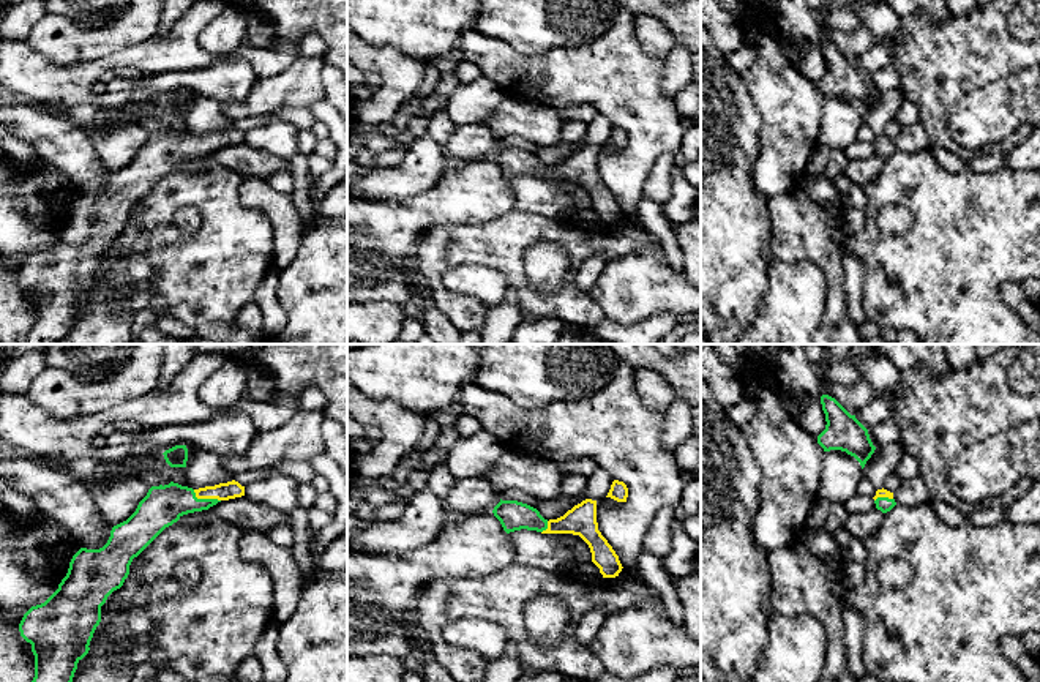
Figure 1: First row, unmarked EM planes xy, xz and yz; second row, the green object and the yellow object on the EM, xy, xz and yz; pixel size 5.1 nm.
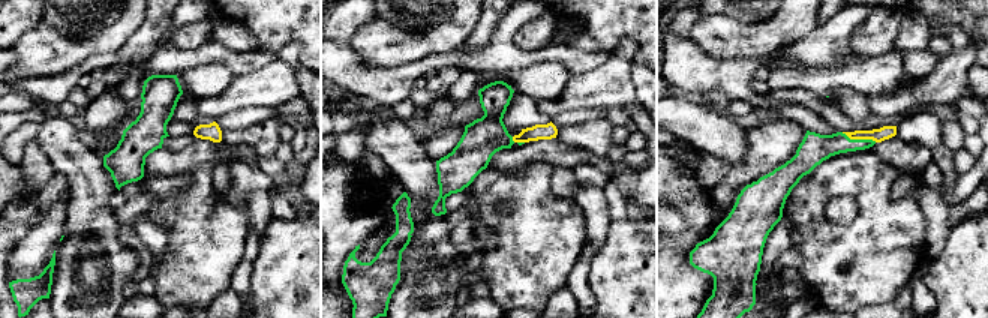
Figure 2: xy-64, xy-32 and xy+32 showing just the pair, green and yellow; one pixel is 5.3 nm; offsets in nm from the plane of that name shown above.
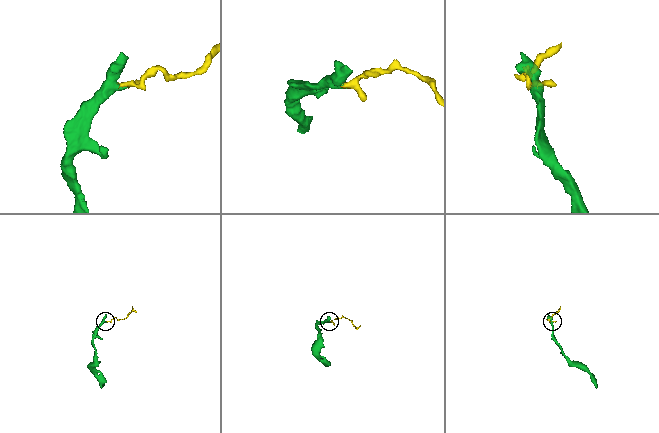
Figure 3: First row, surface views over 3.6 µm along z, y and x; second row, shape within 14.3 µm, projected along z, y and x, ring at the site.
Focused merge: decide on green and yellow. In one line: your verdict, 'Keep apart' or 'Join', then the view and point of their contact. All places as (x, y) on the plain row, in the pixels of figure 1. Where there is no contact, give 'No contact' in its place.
Join. Touches green at xy (205, 146)

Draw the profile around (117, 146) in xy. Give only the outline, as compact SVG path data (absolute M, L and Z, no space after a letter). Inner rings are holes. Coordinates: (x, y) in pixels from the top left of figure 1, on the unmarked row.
M117 120L109 122L101 134L92 137L99 166L110 175L126 167L148 136L150 133L139 125Z

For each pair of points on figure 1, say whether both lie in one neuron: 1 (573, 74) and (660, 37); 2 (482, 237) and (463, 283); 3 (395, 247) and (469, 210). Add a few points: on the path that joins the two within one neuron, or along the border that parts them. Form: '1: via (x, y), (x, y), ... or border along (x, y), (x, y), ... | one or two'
1: border along (635, 16), (635, 38), (644, 49), (663, 60) | two
2: border along (445, 270), (483, 264), (505, 278) | two
3: via (414, 228), (431, 210), (450, 210) | one

